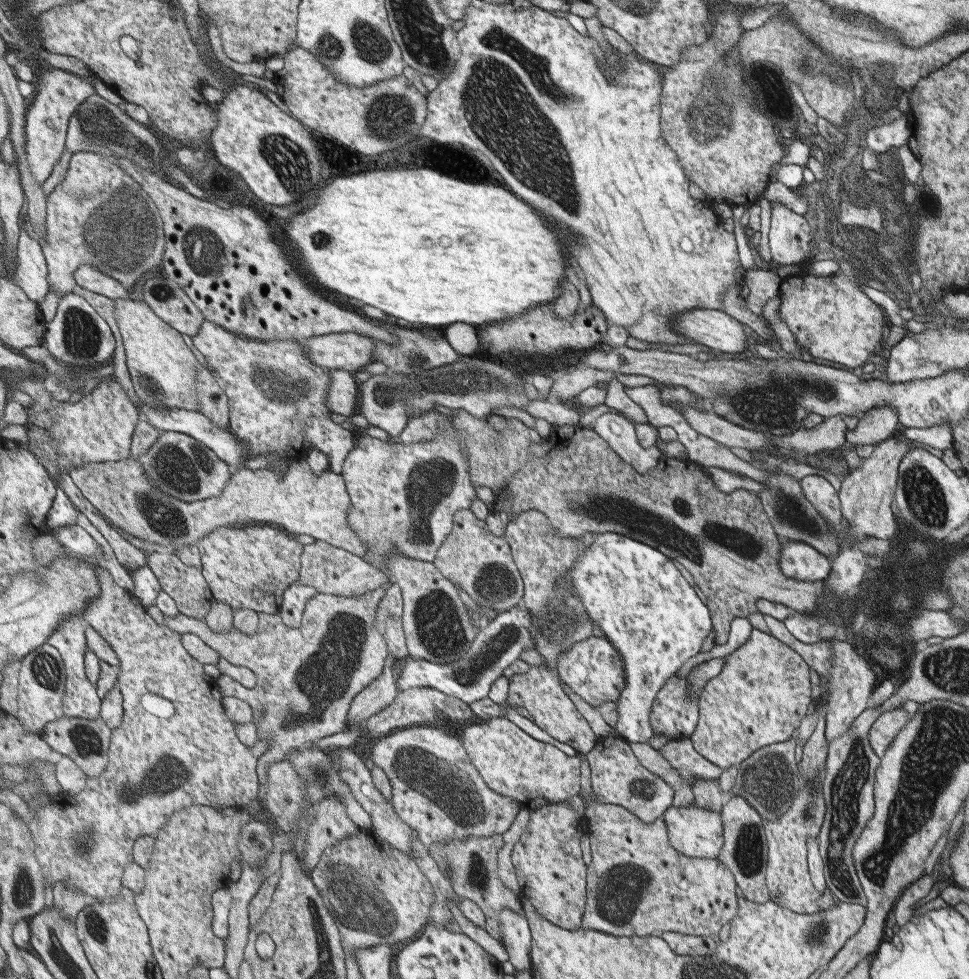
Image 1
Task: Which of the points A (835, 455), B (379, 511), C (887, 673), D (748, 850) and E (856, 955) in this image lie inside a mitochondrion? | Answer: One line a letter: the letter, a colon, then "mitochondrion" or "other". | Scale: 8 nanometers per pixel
A: other
B: other
C: other
D: mitochondrion
E: other

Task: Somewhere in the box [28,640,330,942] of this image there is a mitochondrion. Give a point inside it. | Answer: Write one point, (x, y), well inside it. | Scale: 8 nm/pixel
(164, 776)

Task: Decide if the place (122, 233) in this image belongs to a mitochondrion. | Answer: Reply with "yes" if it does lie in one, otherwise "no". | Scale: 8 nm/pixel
yes

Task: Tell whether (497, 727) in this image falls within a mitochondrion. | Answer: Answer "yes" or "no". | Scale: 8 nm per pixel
no

